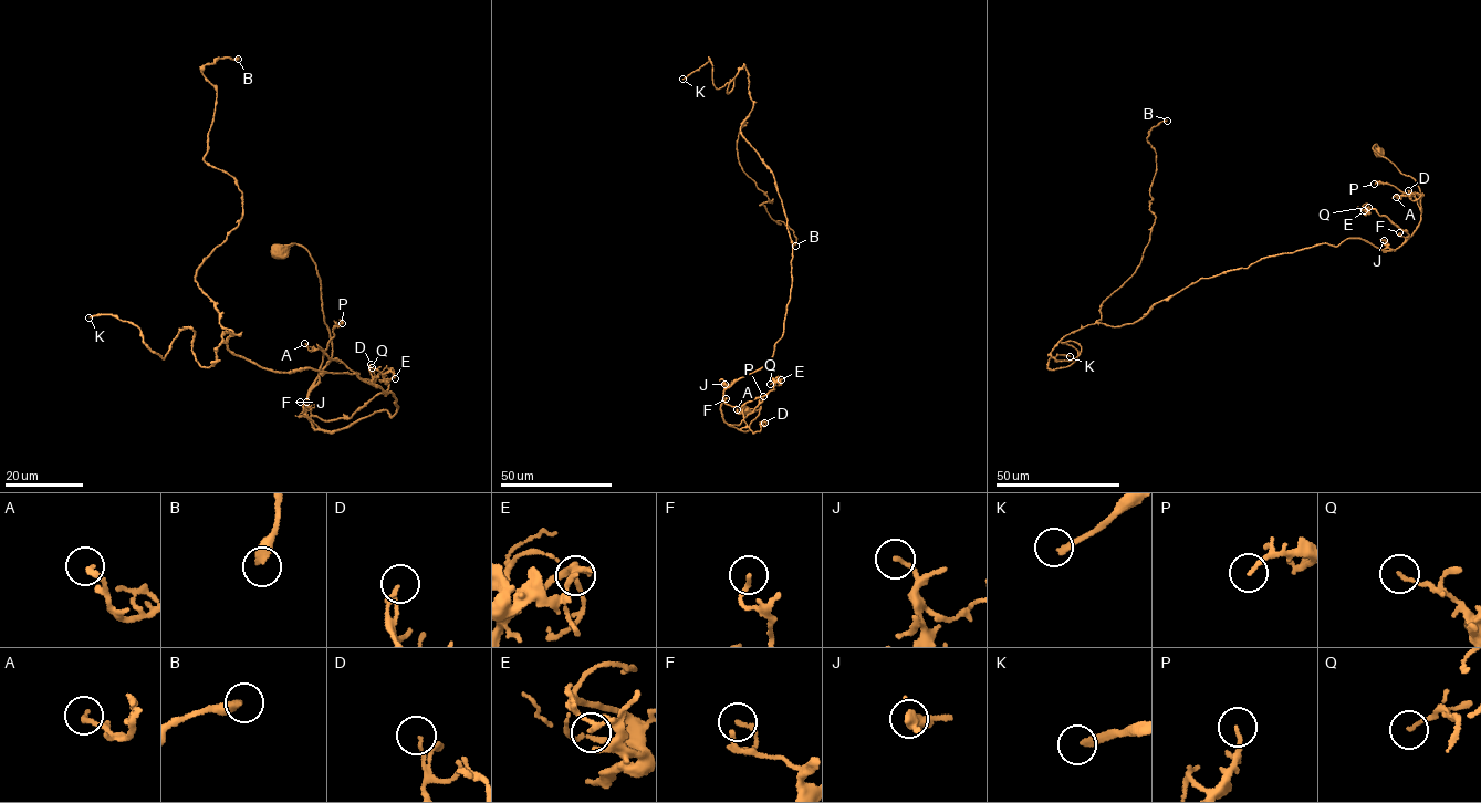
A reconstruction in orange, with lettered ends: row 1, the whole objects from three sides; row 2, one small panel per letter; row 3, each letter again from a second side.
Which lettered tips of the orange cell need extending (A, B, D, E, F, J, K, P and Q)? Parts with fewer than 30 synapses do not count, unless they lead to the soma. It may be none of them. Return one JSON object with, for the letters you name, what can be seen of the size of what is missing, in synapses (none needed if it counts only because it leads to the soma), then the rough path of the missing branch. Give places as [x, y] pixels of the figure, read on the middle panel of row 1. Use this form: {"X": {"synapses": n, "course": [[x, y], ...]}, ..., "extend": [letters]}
{"B": {"synapses": 50, "course": [[795, 246], [793, 253], [785, 260], [761, 259], [752, 248], [753, 236], [759, 236]]}, "K": {"synapses": 100, "course": [[682, 79], [661, 94], [648, 110], [627, 114], [604, 110], [593, 113], [602, 121], [605, 116], [604, 120]]}, "extend": ["B", "K"]}

